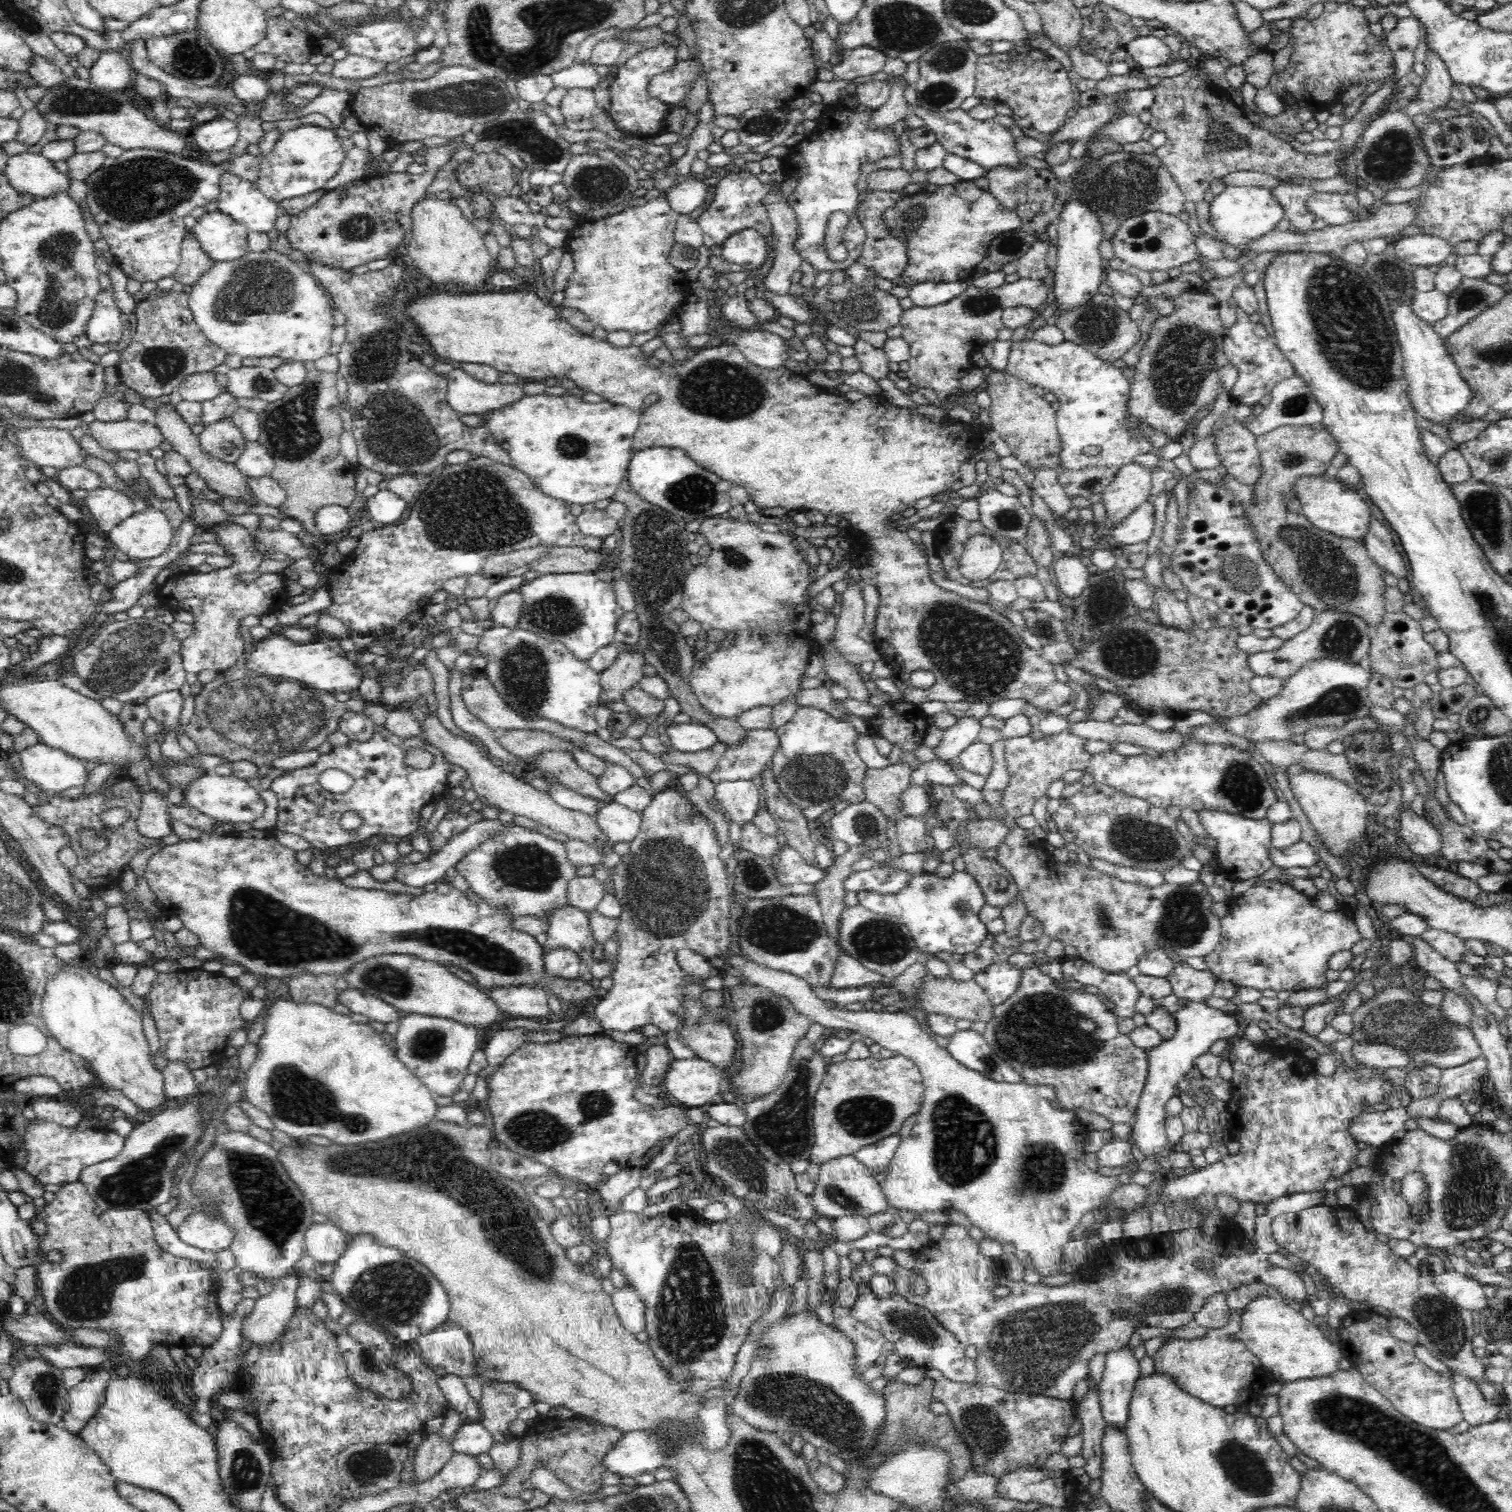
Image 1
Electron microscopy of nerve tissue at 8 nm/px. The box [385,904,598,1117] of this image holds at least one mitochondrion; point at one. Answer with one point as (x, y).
(428, 1043)

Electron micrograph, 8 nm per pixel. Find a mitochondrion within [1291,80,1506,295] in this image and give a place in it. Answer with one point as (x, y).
(1392, 158)

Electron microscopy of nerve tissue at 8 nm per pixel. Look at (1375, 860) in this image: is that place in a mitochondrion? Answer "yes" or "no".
no

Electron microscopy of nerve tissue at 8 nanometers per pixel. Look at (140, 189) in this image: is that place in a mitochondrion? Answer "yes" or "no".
yes

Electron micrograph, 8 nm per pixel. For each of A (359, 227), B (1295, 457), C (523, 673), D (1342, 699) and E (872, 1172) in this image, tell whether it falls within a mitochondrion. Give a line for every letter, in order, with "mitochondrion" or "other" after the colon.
A: mitochondrion
B: mitochondrion
C: mitochondrion
D: mitochondrion
E: other

